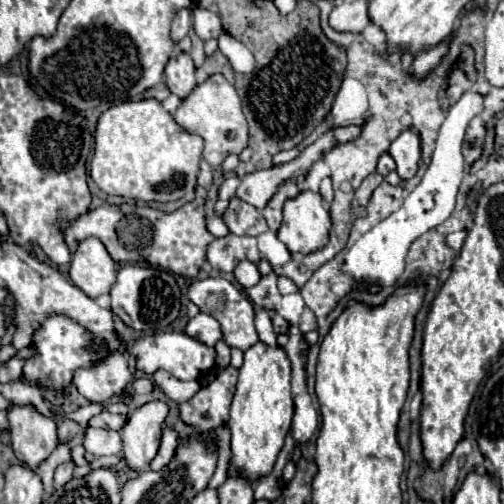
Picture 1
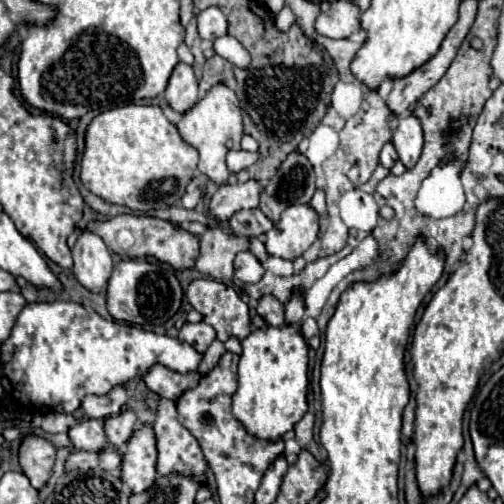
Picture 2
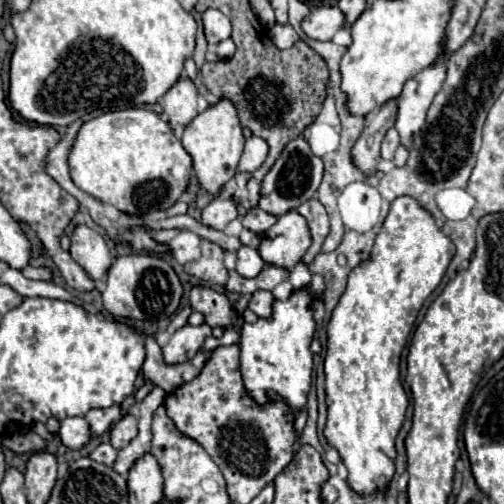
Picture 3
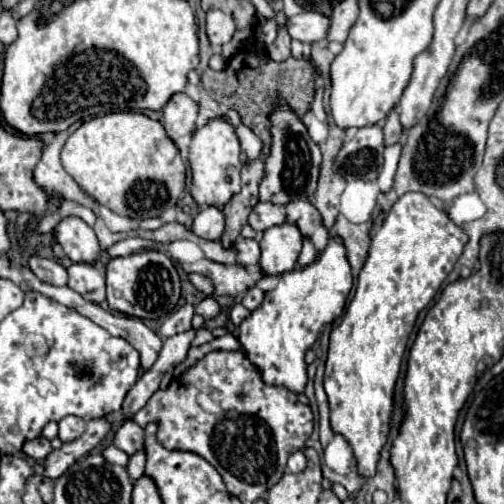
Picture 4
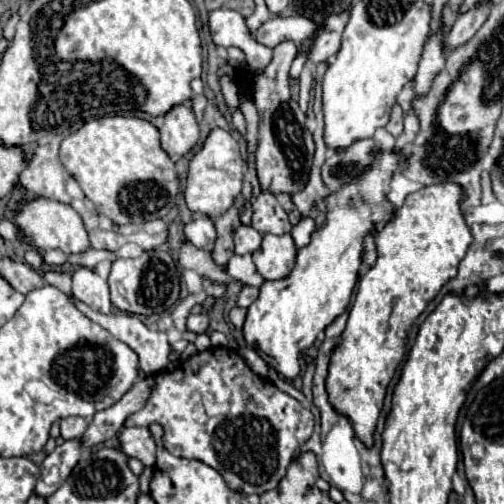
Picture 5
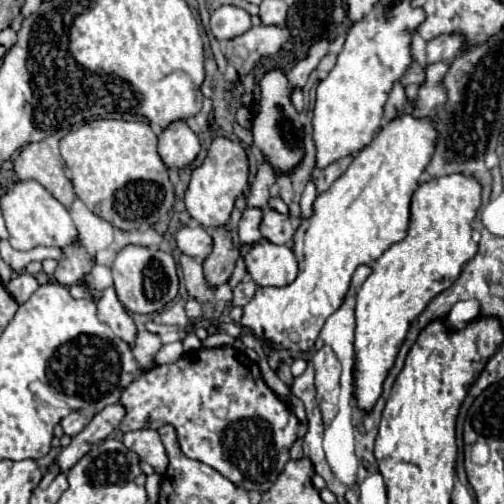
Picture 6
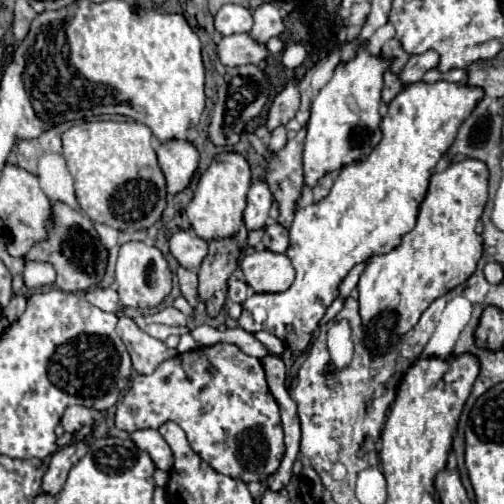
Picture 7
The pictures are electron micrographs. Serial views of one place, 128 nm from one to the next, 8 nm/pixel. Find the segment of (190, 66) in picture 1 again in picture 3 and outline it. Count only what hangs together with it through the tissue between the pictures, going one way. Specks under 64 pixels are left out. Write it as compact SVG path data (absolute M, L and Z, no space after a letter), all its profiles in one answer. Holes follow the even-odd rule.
M182 74L178 82L160 100L170 126L186 126L194 116L198 116L198 90L194 82Z

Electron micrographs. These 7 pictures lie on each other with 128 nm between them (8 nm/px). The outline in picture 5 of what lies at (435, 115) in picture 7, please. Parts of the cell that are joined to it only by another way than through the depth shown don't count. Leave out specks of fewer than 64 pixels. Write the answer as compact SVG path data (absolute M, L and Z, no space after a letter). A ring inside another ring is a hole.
M378 152L372 166L352 184L344 184L326 200L326 224L312 234L312 242L298 250L292 272L260 288L260 296L250 304L242 328L248 346L264 352L274 360L272 368L286 380L300 374L300 354L310 348L328 324L338 318L350 302L352 290L358 282L358 268L362 262L362 238L374 226L382 226L392 212L386 200L392 174L400 168L400 156Z

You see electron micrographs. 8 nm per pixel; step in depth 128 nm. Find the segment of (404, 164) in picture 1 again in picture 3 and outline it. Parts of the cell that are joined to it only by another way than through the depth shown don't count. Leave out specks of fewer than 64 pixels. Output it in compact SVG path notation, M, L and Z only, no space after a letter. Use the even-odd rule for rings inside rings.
M440 52L434 64L430 64L424 72L416 74L412 80L404 84L398 104L398 118L394 126L400 134L400 144L408 150L414 144L414 136L426 122L426 112L436 92L440 90L440 84L444 82L444 72L446 72L446 56L444 52Z

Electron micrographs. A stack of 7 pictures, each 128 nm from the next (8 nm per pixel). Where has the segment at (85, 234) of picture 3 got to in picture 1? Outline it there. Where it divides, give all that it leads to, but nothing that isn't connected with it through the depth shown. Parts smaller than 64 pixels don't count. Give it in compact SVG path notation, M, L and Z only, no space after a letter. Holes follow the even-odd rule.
M88 238L80 242L78 250L72 254L68 276L88 298L96 300L108 294L116 282L116 264L100 240Z

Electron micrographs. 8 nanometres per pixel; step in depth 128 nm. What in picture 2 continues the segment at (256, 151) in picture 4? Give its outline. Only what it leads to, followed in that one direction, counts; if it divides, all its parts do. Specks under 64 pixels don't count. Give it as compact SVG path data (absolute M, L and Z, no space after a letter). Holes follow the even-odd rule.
M238 150L238 152L230 152L228 158L226 158L226 164L228 164L228 170L230 172L240 172L244 168L248 168L250 164L256 162L256 156L254 152L244 152L244 150Z

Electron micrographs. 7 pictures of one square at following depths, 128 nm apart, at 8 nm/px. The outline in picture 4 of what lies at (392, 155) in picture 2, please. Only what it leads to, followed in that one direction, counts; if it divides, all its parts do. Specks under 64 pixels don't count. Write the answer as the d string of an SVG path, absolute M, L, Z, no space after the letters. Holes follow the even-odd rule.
M392 112L392 114L386 118L386 122L384 122L384 144L386 144L386 146L396 144L398 138L400 138L400 134L402 134L402 128L400 128L398 114Z

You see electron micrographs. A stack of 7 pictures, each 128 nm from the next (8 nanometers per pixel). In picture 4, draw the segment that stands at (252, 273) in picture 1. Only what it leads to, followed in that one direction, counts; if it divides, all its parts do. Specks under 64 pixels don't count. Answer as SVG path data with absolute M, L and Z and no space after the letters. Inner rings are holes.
M238 238L234 246L236 246L236 252L238 252L236 264L240 264L244 268L258 264L258 260L260 260L260 244L258 244L258 240Z

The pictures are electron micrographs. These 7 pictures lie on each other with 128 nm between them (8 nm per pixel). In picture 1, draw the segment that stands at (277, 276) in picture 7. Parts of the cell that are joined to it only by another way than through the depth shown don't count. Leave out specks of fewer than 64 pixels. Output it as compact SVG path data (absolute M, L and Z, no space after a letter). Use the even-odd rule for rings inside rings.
M302 190L298 196L286 200L278 238L292 254L310 254L328 244L330 226L330 210L326 208L320 192Z

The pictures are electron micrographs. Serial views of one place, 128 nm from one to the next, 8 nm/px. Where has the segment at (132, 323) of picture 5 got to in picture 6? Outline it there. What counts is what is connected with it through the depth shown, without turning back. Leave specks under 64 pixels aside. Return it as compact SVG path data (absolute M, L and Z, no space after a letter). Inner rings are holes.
M138 330L136 332L132 352L134 352L134 358L138 360L138 364L142 366L142 370L150 370L150 368L156 366L154 356L158 354L160 348L162 348L162 340L160 340L158 334L152 334L148 330Z

